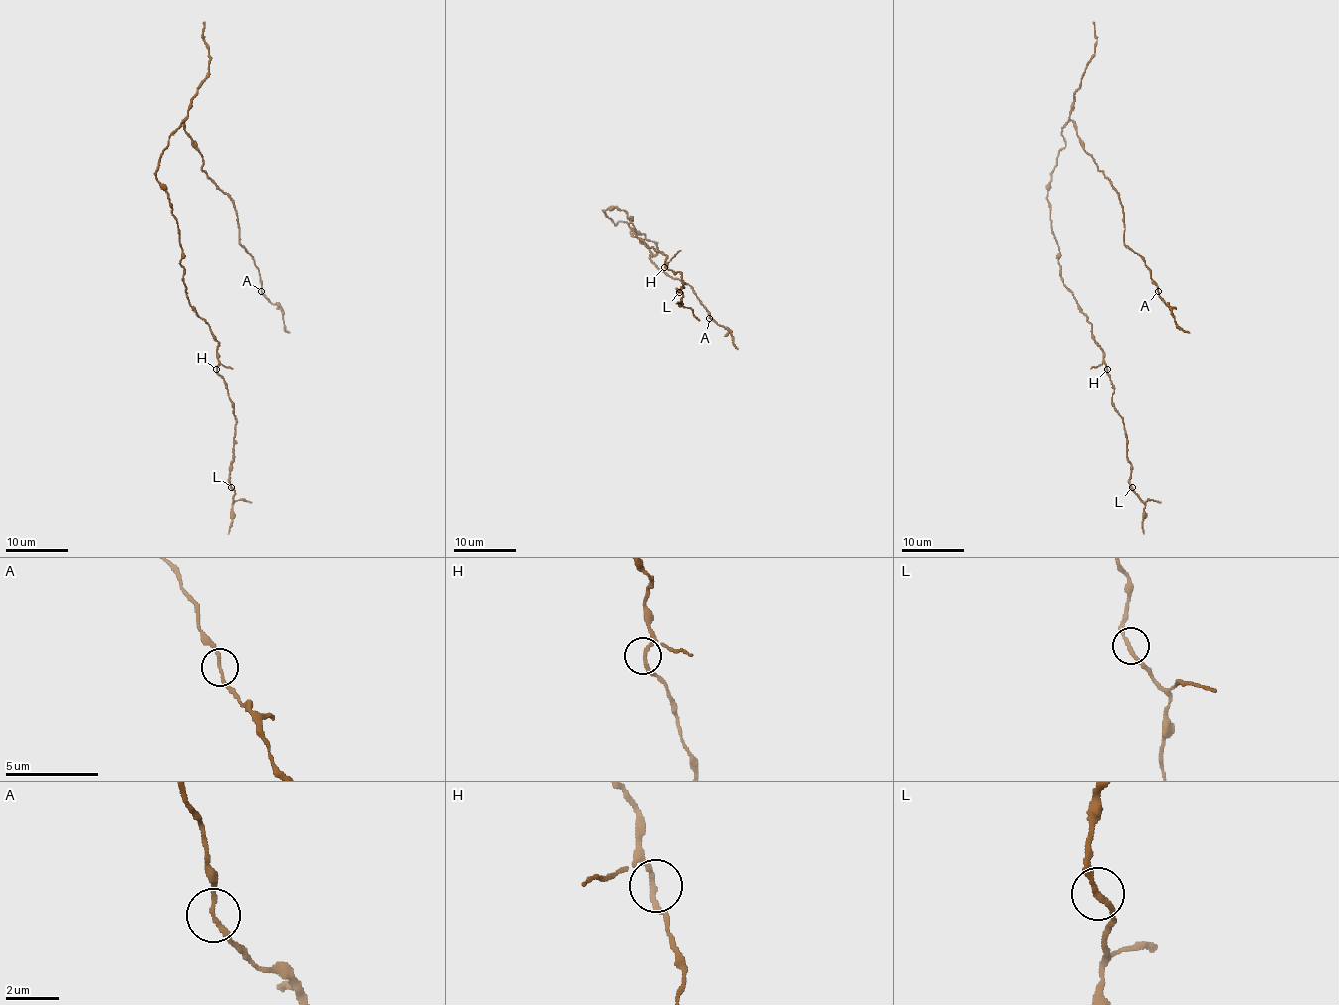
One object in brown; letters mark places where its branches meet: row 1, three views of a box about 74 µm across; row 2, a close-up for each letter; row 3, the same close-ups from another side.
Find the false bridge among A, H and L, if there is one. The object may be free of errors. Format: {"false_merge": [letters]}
{"false_merge": []}

